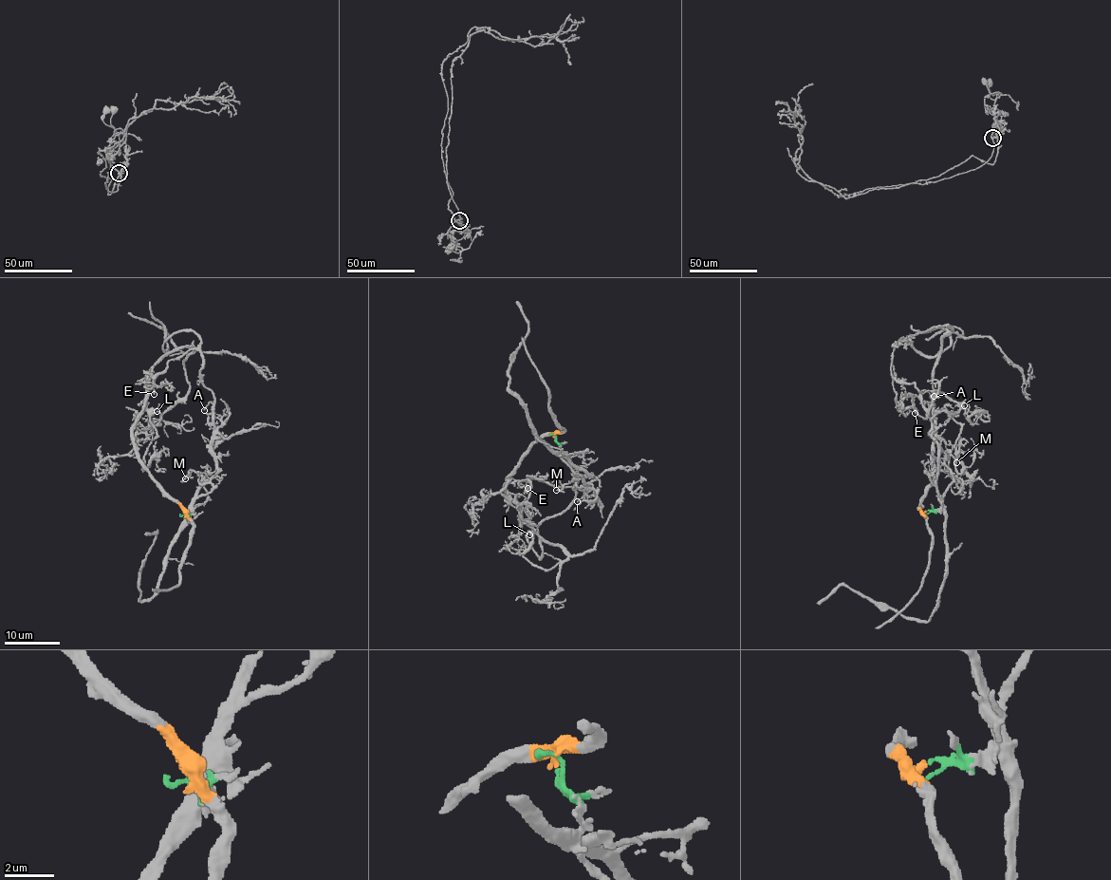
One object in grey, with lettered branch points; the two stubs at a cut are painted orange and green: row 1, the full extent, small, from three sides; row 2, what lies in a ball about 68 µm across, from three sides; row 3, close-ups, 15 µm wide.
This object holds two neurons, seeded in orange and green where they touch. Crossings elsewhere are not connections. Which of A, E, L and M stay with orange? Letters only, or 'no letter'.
E, L

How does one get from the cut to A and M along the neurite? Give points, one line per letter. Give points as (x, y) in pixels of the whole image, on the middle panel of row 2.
A: (554, 437), (560, 447), (559, 457), (587, 475), (588, 477), (583, 477), (586, 486), (583, 497), (577, 502)
M: (554, 437), (560, 447), (559, 457), (572, 464), (573, 470), (564, 486), (556, 491)

